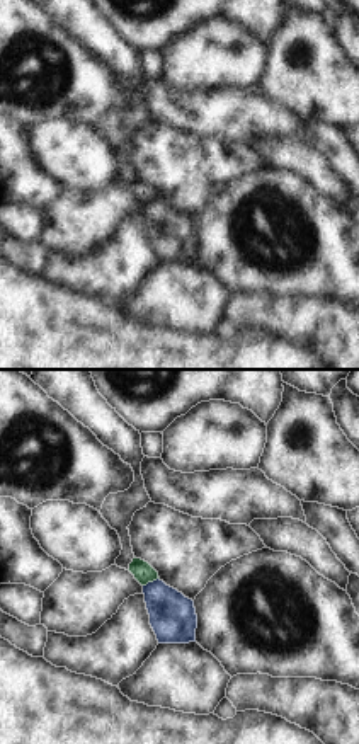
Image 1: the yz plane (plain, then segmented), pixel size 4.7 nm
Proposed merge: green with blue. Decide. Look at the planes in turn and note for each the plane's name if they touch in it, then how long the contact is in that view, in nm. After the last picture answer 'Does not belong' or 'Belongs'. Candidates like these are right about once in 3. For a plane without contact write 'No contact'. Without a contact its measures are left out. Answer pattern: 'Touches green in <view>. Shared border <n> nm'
Touches green in yz. Shared border 90 nm.

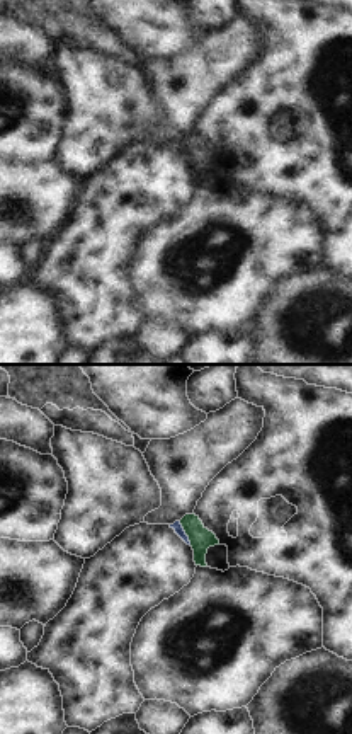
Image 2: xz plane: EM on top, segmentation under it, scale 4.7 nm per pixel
Touches green in xz. Shared border 130 nm.

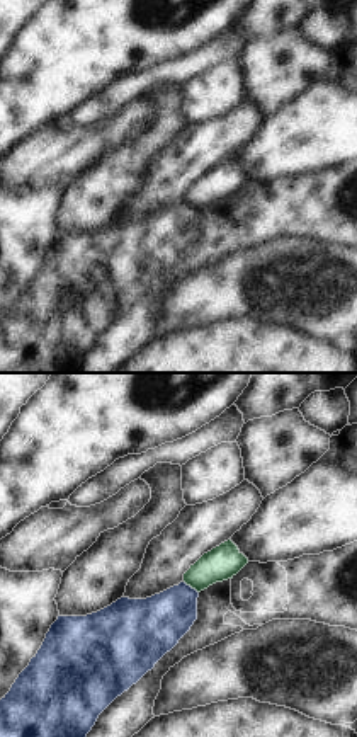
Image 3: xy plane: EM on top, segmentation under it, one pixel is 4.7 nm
Touches green in xy. Shared border 90 nm.

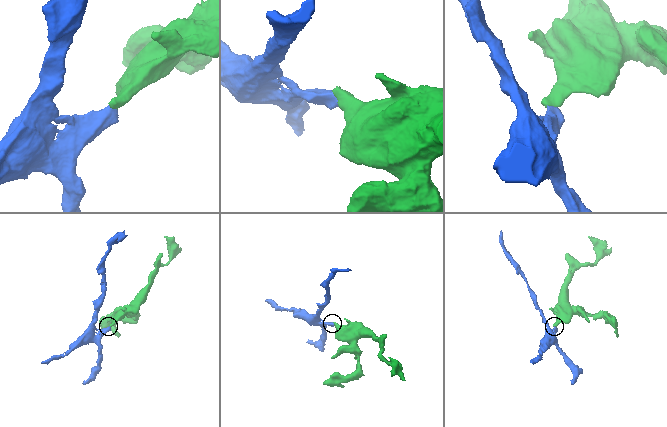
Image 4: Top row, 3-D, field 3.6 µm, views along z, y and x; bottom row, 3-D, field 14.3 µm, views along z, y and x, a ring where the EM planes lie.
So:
Does not belong.

